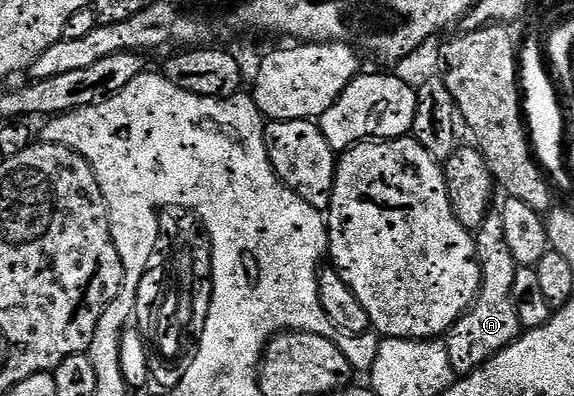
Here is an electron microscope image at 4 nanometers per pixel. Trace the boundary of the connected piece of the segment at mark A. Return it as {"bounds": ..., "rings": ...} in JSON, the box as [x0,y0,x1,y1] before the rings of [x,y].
{"bounds":[443,232,523,377],"rings":[[[493,232],[485,239],[480,239],[479,257],[483,279],[481,291],[477,293],[472,308],[455,322],[443,338],[453,373],[458,377],[465,377],[477,370],[487,359],[493,358],[503,348],[509,346],[523,332],[513,303],[513,285],[518,265],[511,256],[511,248],[507,248],[500,233]]]}

